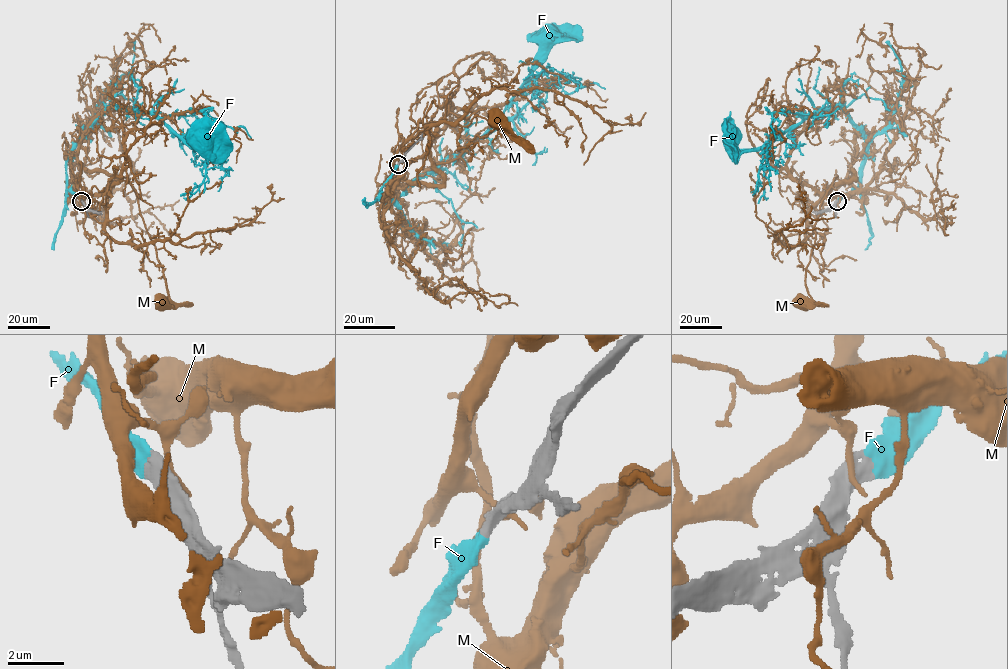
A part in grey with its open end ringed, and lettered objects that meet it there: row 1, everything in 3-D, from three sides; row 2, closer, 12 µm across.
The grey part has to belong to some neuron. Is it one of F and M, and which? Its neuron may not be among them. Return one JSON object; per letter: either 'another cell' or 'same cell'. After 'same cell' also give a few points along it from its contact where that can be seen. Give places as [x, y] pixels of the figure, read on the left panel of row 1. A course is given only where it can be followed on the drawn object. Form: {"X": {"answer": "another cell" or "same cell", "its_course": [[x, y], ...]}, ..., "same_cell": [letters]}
{"F": {"answer": "same cell", "its_course": [[81, 200], [67, 187], [67, 154], [112, 107], [151, 112], [189, 148], [197, 149], [194, 144], [204, 135]]}, "M": {"answer": "another cell"}, "same_cell": ["F"]}

